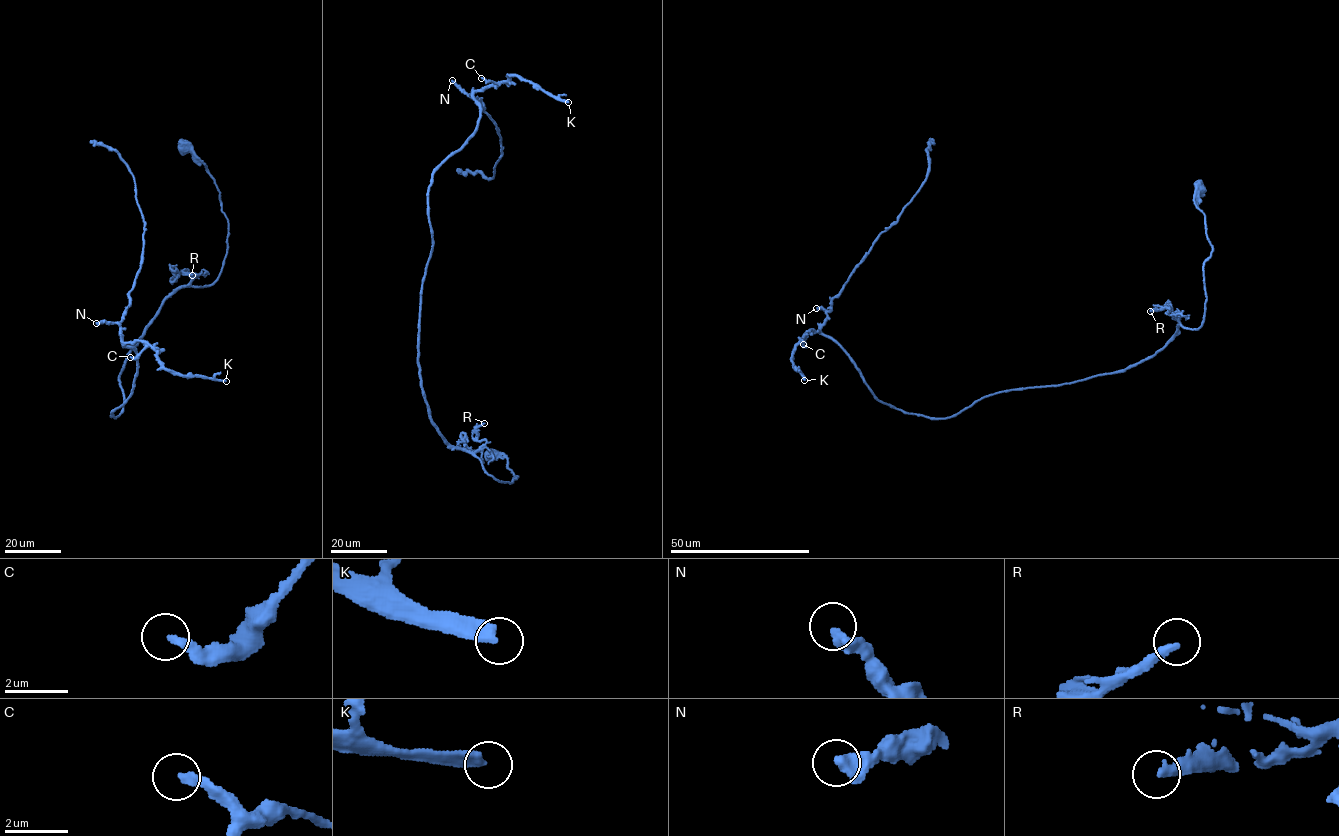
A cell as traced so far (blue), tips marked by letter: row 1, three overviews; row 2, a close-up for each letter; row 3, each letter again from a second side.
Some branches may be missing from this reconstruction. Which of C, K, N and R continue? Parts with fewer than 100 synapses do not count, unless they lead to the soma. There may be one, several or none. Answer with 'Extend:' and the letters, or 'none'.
Extend: K

